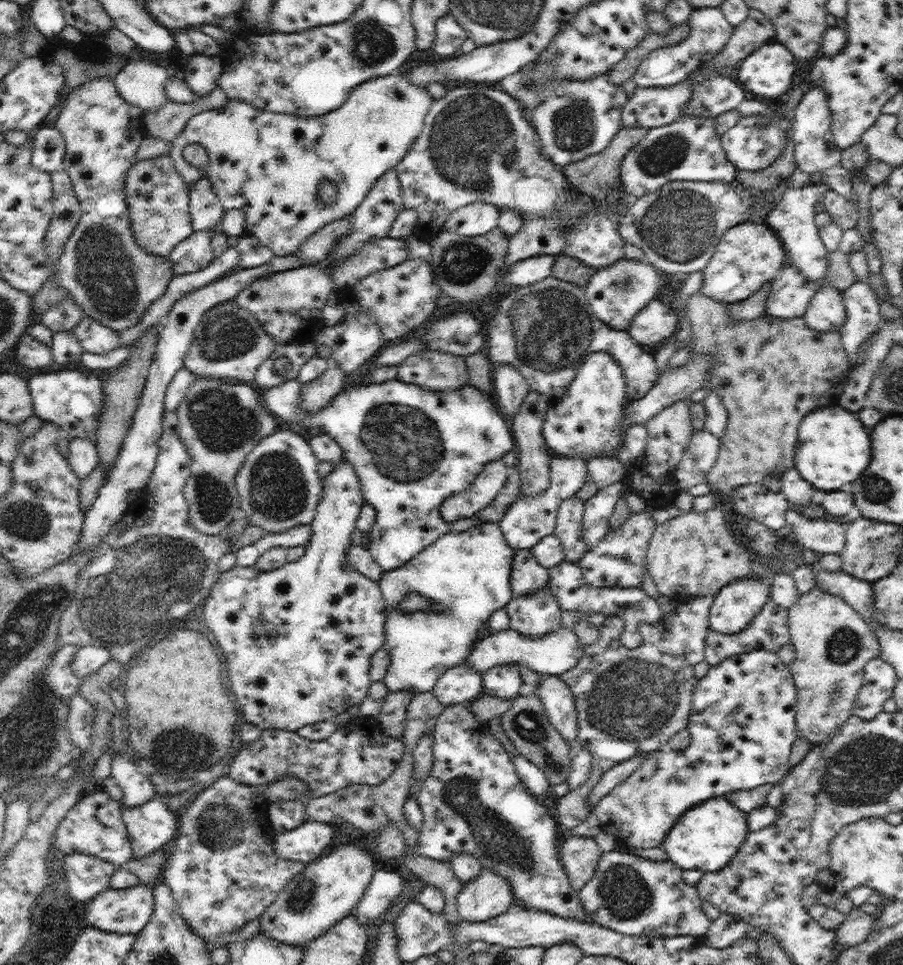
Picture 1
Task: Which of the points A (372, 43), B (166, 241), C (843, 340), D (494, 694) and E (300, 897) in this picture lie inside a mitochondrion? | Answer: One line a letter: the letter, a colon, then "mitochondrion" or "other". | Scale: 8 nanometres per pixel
A: mitochondrion
B: other
C: other
D: other
E: mitochondrion

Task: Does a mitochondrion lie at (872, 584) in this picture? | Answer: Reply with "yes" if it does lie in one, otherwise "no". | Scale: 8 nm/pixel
no

